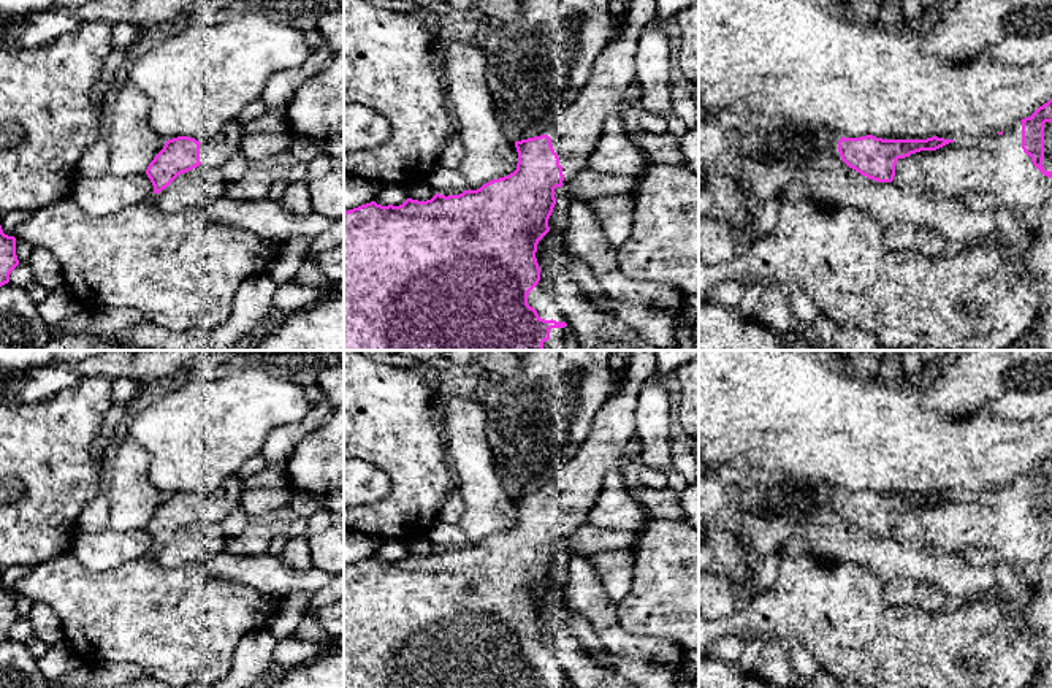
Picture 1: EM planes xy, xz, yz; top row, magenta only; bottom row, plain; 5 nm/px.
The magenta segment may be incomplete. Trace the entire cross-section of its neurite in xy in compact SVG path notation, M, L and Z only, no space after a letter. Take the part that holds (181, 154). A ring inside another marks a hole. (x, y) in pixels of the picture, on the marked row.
M234 120L228 122L206 143L200 143L189 136L168 140L146 170L146 174L154 185L154 193L160 193L179 174L200 165L222 168L225 162L239 154L242 138L242 127Z

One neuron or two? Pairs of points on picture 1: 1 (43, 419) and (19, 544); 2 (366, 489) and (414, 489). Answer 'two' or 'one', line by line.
1: one
2: two

